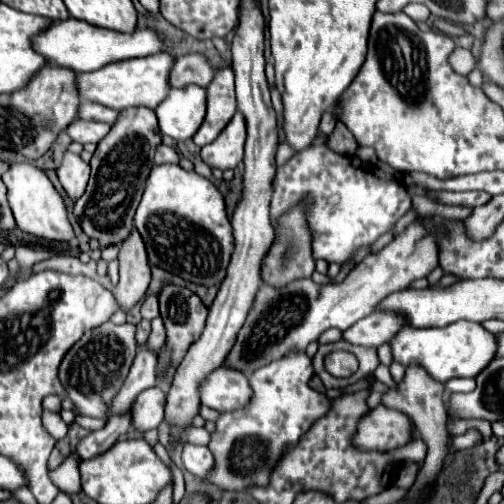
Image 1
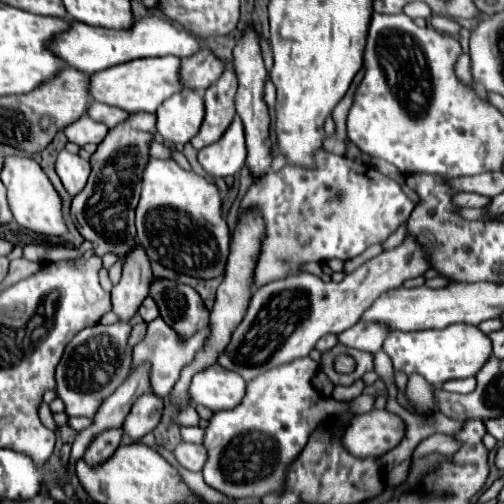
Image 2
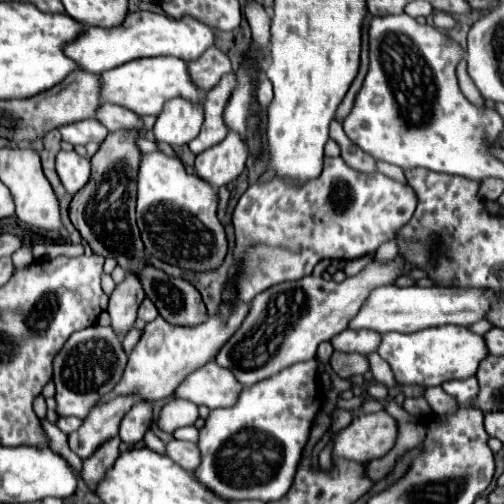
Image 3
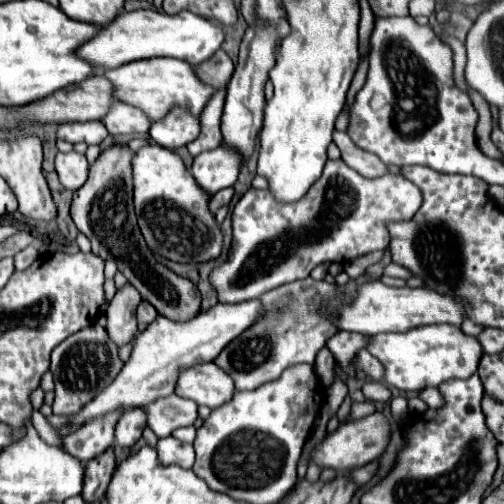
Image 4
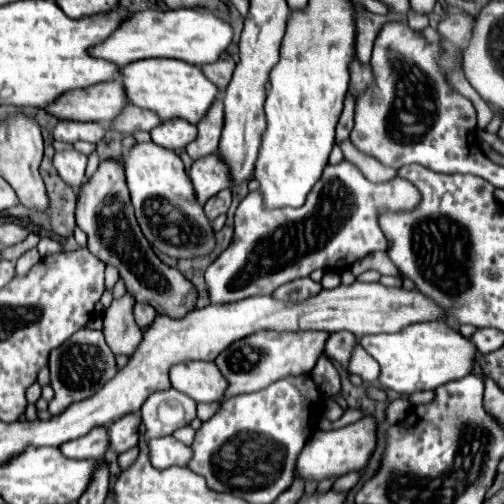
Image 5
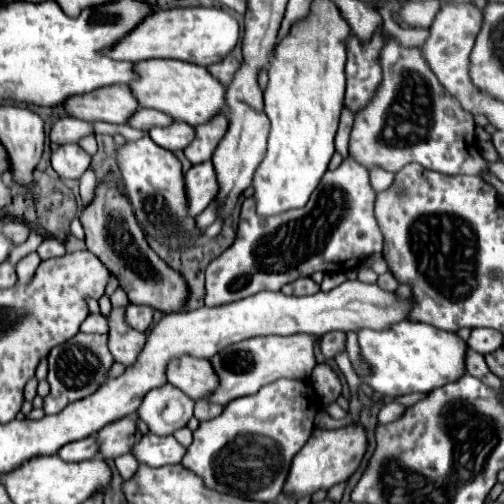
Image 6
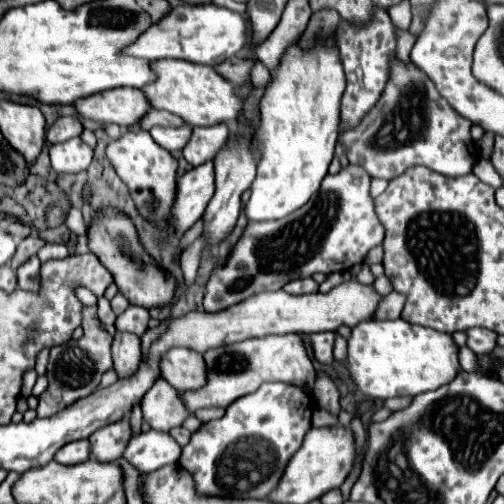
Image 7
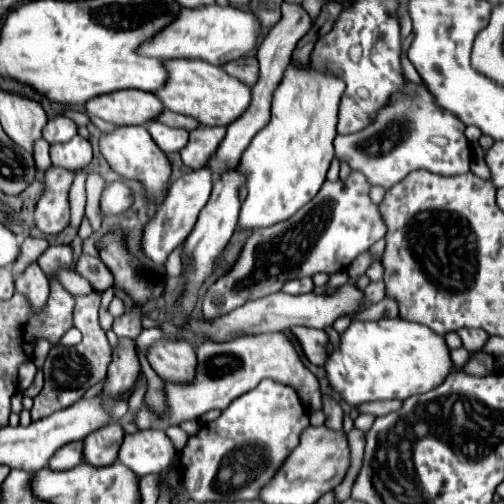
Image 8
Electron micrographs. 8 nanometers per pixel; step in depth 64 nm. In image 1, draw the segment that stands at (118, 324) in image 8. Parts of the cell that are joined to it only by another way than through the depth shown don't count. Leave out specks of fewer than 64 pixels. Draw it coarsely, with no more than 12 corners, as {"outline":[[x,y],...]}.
{"outline":[[158,296],[144,300],[140,312],[146,320],[158,316]]}

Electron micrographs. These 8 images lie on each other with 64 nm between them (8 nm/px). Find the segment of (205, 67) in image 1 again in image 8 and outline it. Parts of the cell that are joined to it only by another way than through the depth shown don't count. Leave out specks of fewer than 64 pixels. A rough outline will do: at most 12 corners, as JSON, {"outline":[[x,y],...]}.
{"outline":[[254,56],[230,60],[222,68],[244,84],[258,80],[258,60]]}

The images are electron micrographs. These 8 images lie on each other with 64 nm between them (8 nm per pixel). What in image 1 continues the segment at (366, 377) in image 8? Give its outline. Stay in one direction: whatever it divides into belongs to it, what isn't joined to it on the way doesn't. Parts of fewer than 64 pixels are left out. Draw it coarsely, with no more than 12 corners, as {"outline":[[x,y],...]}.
{"outline":[[482,324],[402,328],[394,360],[442,384],[478,376],[496,356]]}

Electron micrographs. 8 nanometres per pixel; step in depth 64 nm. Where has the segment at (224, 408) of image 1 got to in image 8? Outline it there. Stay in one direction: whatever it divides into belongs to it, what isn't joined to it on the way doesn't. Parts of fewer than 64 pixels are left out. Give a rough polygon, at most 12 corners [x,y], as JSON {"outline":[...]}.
{"outline":[[160,340],[148,350],[156,374],[172,384],[192,382],[196,350]]}

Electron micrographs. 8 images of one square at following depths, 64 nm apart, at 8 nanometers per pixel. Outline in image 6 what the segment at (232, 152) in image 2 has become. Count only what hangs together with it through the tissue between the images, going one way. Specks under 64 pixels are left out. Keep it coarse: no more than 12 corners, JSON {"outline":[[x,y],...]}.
{"outline":[[212,160],[186,176],[188,214],[198,216],[216,196]]}

